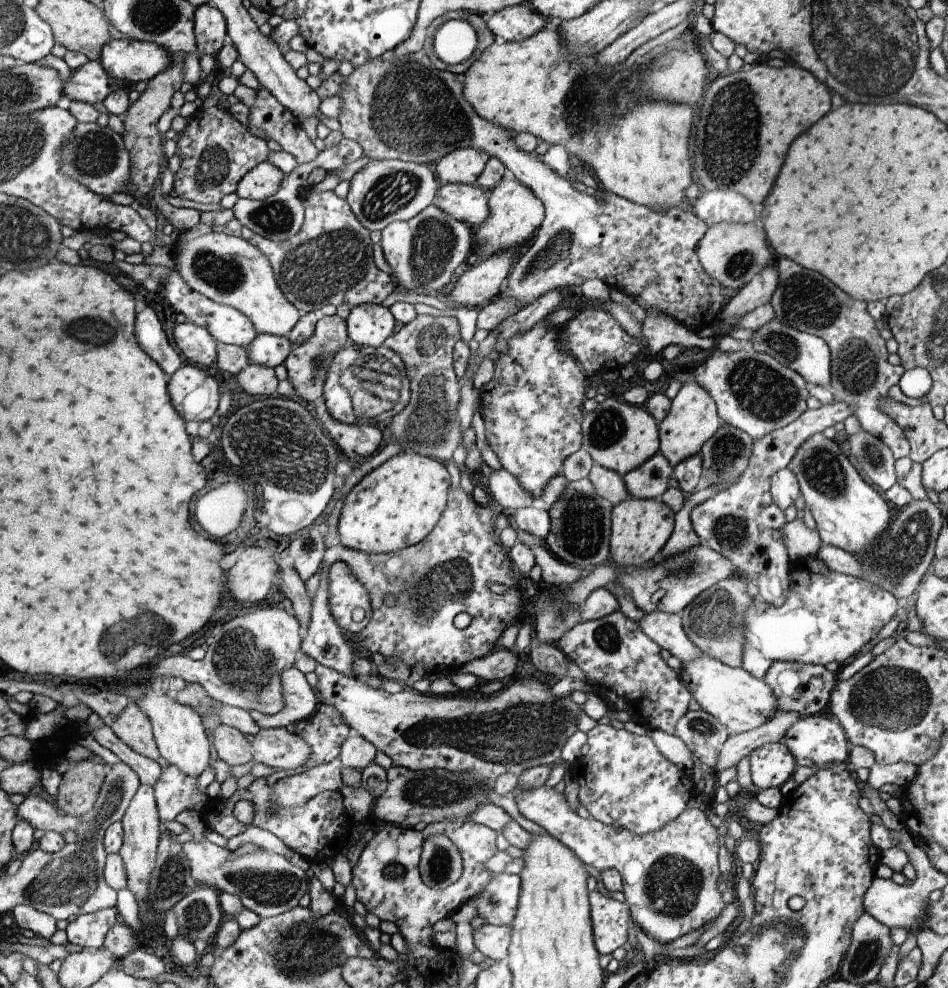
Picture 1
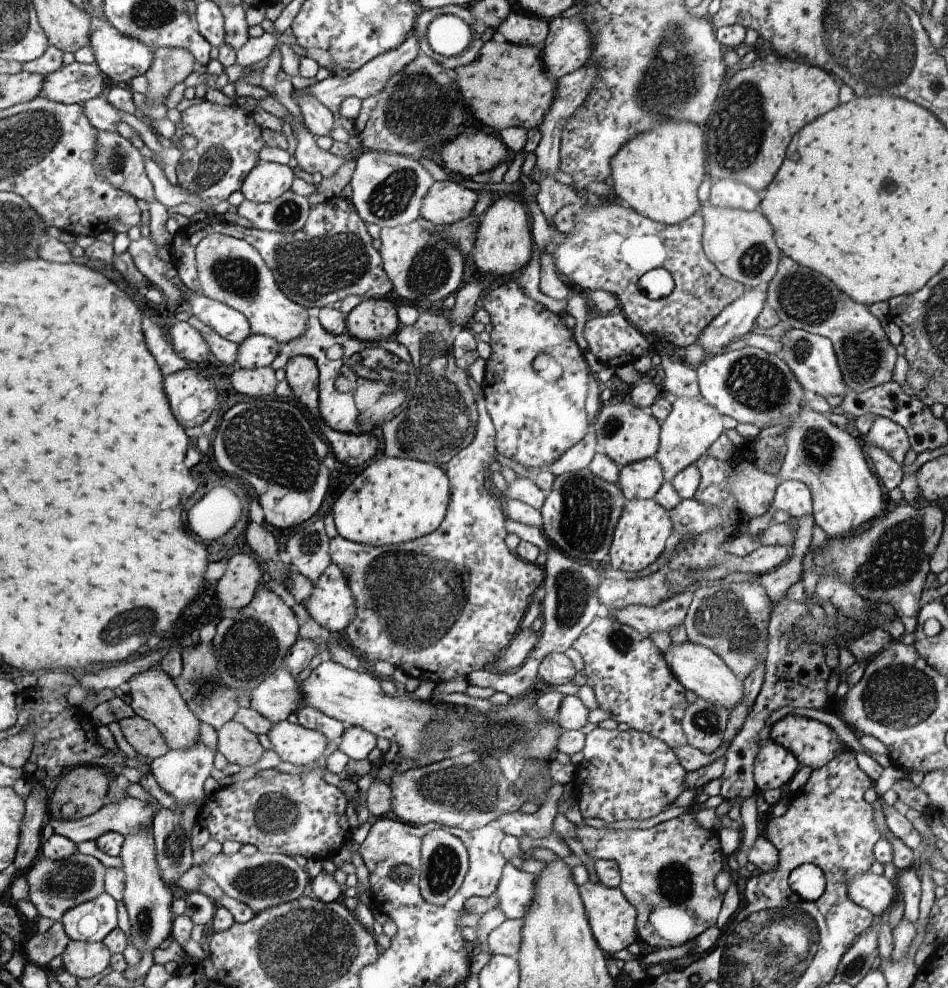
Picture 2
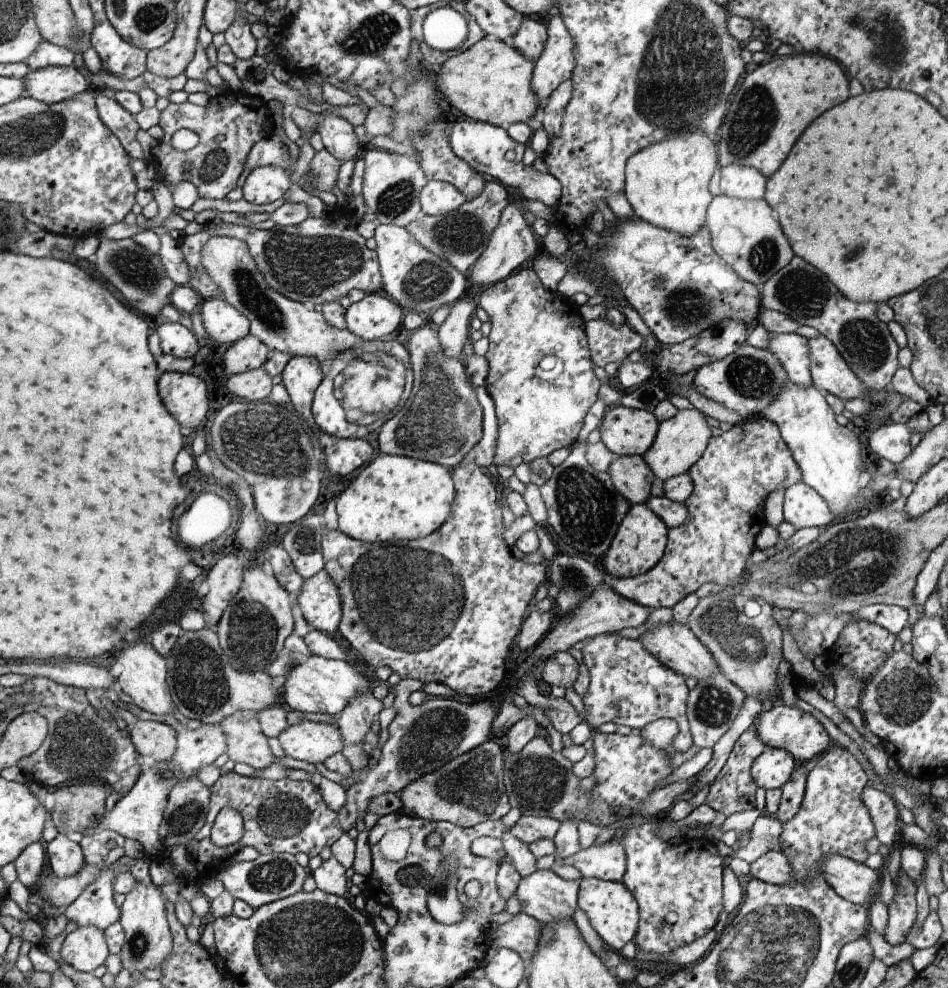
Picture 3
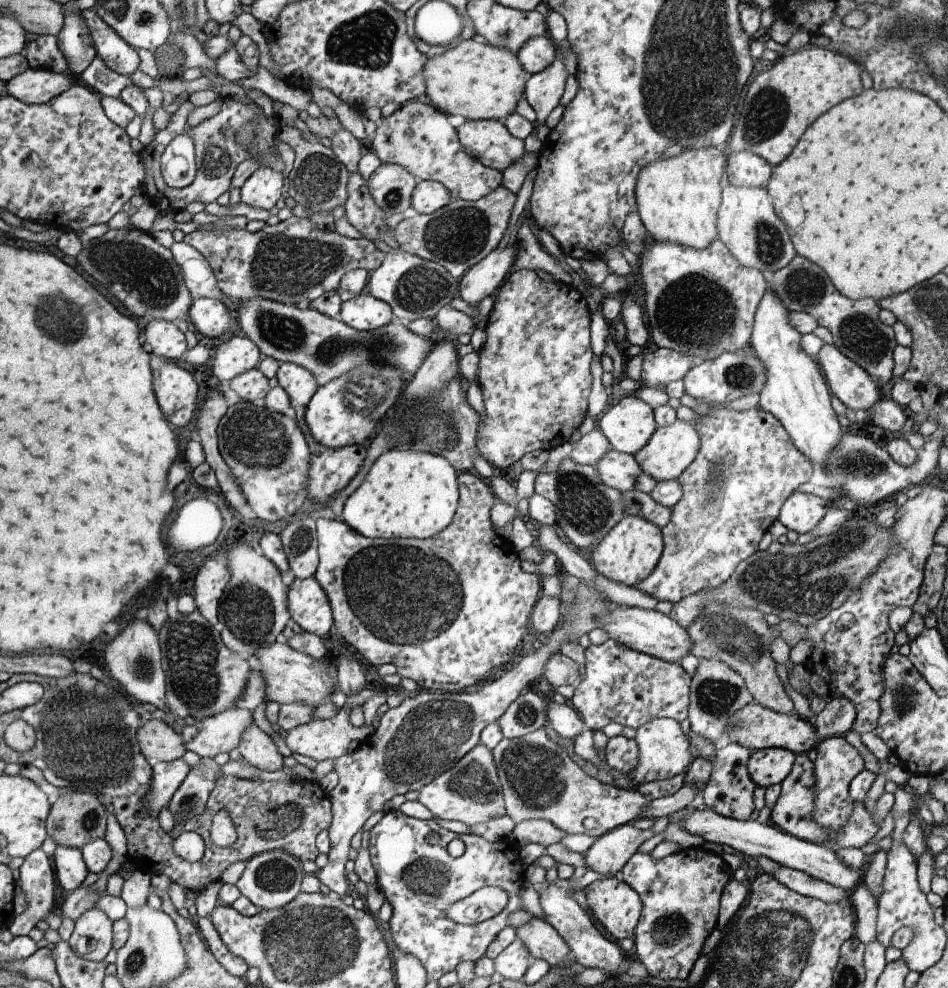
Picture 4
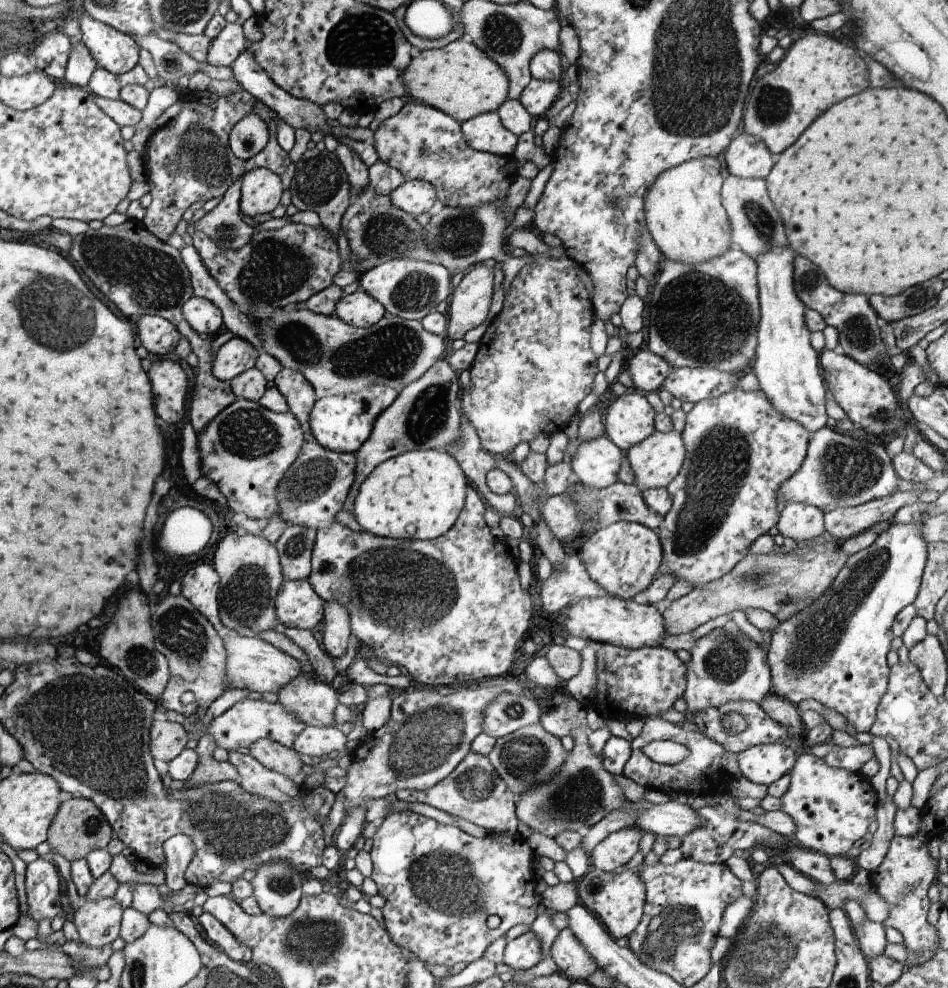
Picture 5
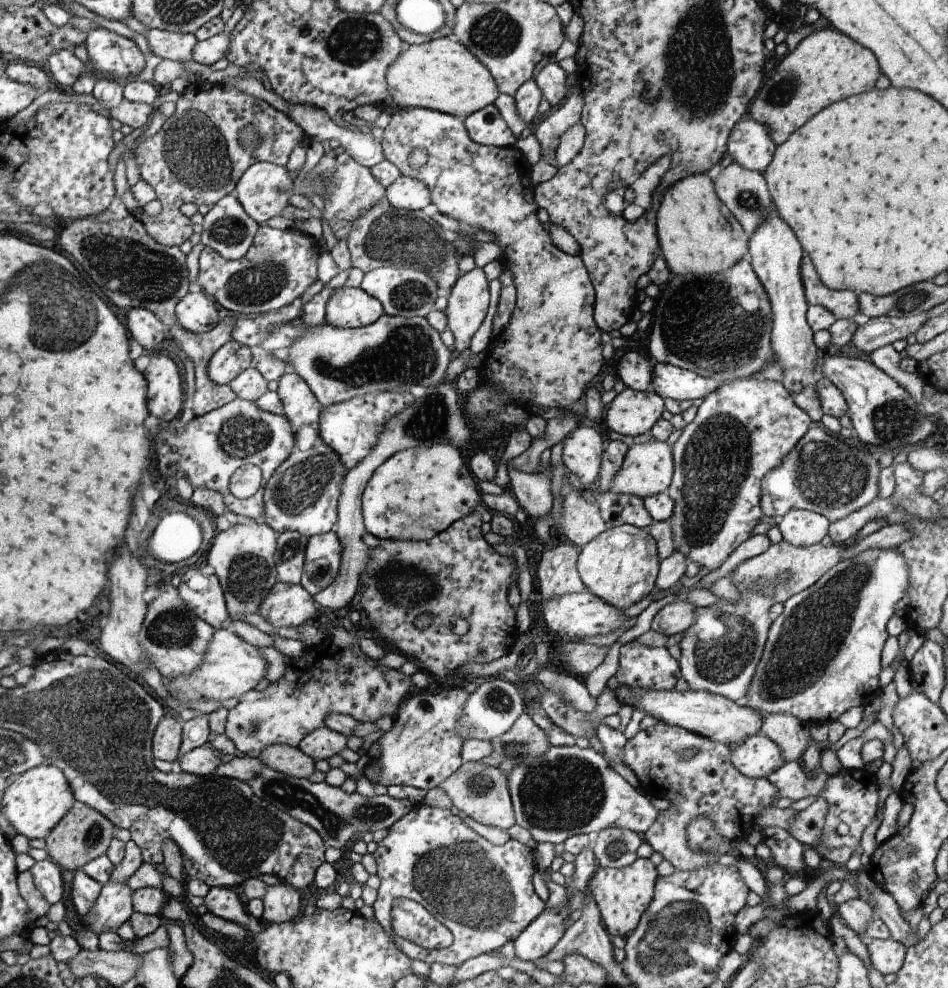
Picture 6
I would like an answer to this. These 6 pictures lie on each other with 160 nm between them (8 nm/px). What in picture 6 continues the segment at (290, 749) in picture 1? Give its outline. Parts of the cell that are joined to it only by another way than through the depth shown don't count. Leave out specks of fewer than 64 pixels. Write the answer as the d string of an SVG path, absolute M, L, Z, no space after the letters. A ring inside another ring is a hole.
M320 727L304 737L298 747L316 761L328 760L346 748L346 735L334 732L331 727Z

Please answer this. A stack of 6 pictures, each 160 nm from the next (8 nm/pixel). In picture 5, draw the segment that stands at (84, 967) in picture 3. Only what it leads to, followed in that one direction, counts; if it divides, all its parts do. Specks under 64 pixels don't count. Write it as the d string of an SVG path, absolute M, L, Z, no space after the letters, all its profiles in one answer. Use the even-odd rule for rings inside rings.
M114 897L84 900L75 910L73 923L83 943L100 948L119 937L124 911Z

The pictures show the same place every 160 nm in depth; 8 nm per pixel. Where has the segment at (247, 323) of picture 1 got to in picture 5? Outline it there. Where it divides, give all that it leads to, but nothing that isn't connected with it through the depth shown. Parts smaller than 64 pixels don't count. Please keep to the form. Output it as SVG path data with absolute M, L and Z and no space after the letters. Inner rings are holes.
M192 296L183 309L183 317L198 334L215 336L222 328L222 313L212 301L204 297Z

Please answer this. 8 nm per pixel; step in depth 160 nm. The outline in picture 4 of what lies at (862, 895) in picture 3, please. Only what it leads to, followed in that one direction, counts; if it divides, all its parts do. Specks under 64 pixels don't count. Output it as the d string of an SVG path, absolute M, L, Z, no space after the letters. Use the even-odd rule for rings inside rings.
M688 807L681 808L669 816L669 823L676 822L679 828L696 834L705 841L731 846L736 854L743 853L746 857L766 856L781 866L787 866L808 874L812 878L827 882L829 885L840 887L848 894L855 886L862 882L862 870L850 870L837 857L835 851L826 845L819 845L805 841L783 831L774 824L762 824L758 820L748 819L739 821L730 817L719 815L717 812L705 807L703 810L696 808L690 810Z

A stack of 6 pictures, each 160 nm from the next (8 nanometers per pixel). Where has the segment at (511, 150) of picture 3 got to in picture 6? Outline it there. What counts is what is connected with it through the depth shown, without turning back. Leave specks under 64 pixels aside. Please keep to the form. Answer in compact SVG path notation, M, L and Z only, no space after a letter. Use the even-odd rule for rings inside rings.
M493 104L472 113L465 121L471 138L481 145L508 148L518 139Z

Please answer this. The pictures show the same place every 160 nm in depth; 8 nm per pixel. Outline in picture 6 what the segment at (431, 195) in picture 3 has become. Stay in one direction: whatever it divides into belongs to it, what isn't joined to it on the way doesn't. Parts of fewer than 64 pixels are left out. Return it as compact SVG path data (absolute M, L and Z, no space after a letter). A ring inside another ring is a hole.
M400 175L385 188L390 204L398 210L422 211L431 203L431 191L428 186L409 176Z

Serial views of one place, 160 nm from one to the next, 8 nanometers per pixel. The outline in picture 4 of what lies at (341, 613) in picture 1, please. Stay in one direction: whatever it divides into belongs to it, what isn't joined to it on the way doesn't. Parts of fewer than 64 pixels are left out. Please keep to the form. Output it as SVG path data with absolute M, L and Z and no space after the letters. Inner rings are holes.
M313 576L295 578L289 585L292 620L305 631L324 638L335 624L328 594Z

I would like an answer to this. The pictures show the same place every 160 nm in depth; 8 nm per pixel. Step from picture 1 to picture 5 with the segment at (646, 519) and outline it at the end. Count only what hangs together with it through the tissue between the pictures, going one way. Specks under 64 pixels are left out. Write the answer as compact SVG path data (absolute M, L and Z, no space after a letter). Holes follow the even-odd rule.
M626 521L596 527L582 546L579 557L594 582L608 595L624 600L635 599L638 593L646 590L662 570L664 562L658 530Z

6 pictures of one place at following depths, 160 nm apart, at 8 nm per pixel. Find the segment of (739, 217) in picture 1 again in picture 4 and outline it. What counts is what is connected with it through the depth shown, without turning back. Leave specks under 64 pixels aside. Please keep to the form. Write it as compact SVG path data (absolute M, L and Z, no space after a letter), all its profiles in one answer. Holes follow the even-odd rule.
M753 150L727 151L726 174L732 183L748 187L766 187L772 165Z

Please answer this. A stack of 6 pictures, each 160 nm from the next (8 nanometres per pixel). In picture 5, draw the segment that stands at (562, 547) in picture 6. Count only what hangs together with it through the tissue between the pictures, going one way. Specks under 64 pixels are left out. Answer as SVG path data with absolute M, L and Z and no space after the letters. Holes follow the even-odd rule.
M566 555L559 568L540 586L540 600L545 612L561 612L573 598L596 598L608 595L607 591L590 578L582 560L577 555Z

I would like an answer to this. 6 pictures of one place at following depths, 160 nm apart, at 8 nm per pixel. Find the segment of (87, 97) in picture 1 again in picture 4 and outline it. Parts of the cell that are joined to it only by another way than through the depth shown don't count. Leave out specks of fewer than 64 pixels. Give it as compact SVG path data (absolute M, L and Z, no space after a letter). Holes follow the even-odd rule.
M28 67L22 74L5 82L7 94L28 105L52 101L78 81L73 75Z

